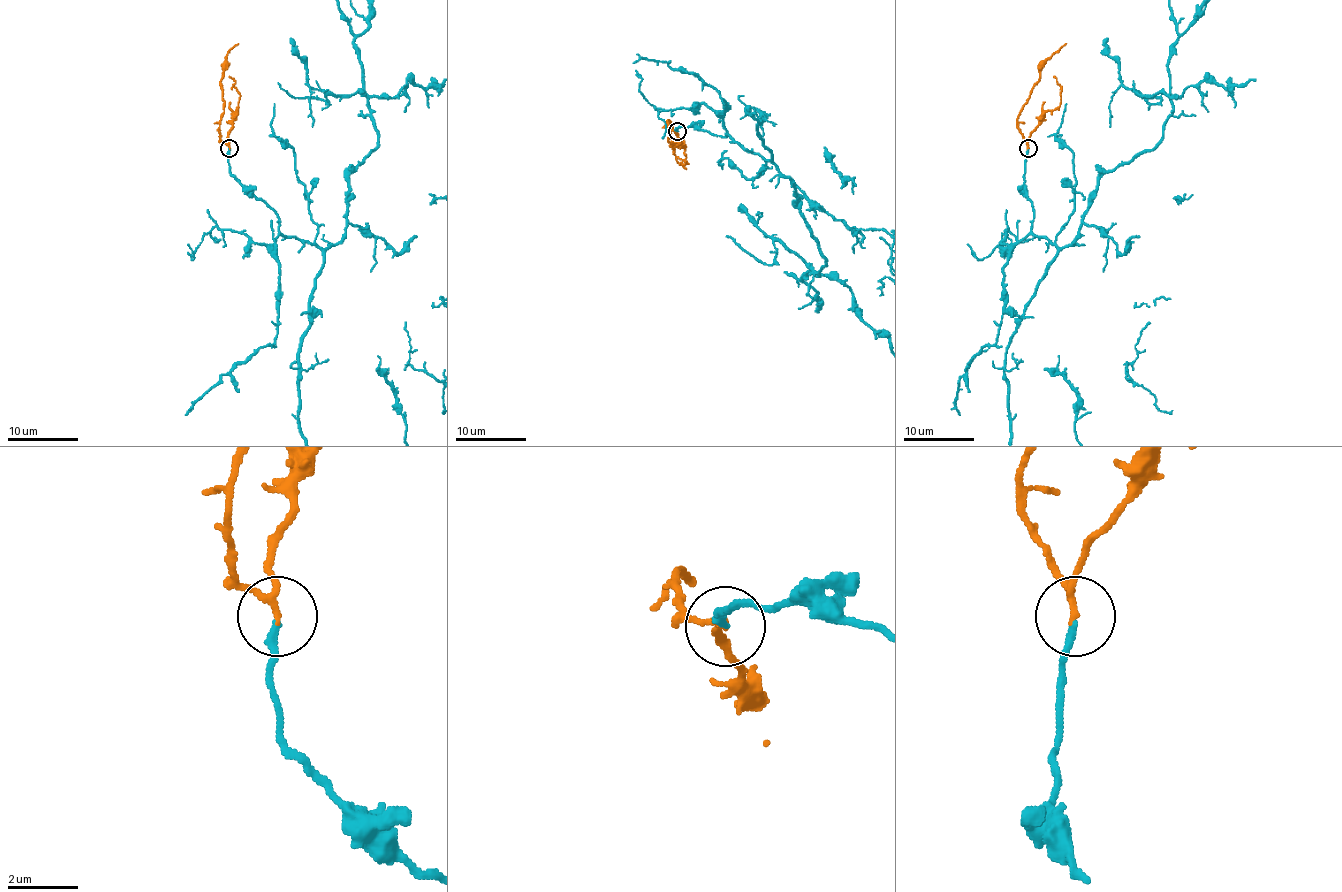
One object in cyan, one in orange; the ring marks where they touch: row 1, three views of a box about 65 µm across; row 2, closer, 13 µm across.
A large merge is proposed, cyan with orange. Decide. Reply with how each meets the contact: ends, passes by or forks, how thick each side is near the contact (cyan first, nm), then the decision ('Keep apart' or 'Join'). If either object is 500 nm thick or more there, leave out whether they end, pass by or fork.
At the ring cyan ends. At the ring orange passes by. Thickness 190 nm (cyan) against 140 nm. Join

